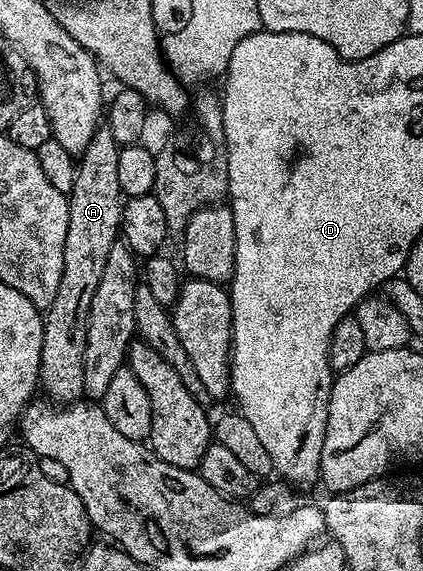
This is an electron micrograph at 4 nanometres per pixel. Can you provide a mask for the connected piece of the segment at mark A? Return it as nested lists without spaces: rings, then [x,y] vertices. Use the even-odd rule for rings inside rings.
[[[107,126],[97,128],[94,138],[90,138],[90,146],[86,146],[78,158],[74,186],[67,193],[70,222],[66,226],[66,250],[62,254],[62,282],[58,282],[58,294],[54,294],[54,302],[50,302],[43,313],[40,359],[39,387],[43,395],[56,406],[77,403],[84,396],[82,365],[86,359],[86,326],[90,318],[90,302],[94,298],[94,290],[98,290],[98,281],[102,279],[102,269],[106,267],[110,246],[114,246],[120,236],[120,215],[124,209],[124,200],[118,186],[118,154],[121,147],[118,142],[114,142],[114,134],[110,134]]]

